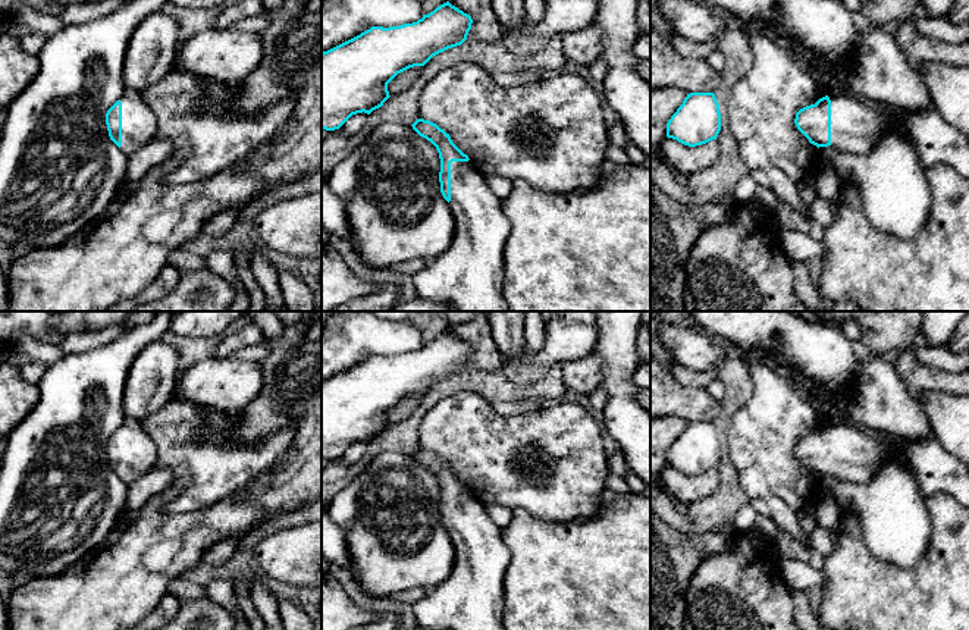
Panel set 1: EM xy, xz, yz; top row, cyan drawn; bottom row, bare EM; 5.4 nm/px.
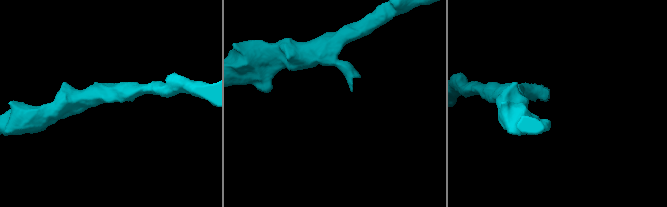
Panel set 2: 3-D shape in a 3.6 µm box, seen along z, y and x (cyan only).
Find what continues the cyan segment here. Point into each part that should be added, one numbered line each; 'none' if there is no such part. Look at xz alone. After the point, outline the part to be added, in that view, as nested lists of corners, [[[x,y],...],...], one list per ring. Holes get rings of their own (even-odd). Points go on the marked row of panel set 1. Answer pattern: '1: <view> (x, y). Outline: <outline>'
1: xz (469, 276). Outline: [[[468,162],[451,163],[451,201],[455,233],[449,248],[426,261],[413,276],[417,297],[446,303],[454,311],[508,311],[504,297],[504,251],[511,223],[499,200],[487,187],[483,173]]]

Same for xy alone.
1: xy (138, 122). Outline: [[[126,90],[122,103],[120,151],[132,156],[157,135],[157,119],[138,91]]]

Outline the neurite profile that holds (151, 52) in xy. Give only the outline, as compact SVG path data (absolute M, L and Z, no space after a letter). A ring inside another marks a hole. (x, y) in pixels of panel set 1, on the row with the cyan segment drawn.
M163 10L153 12L141 21L125 53L123 84L126 90L141 93L175 68L178 35L178 21Z

